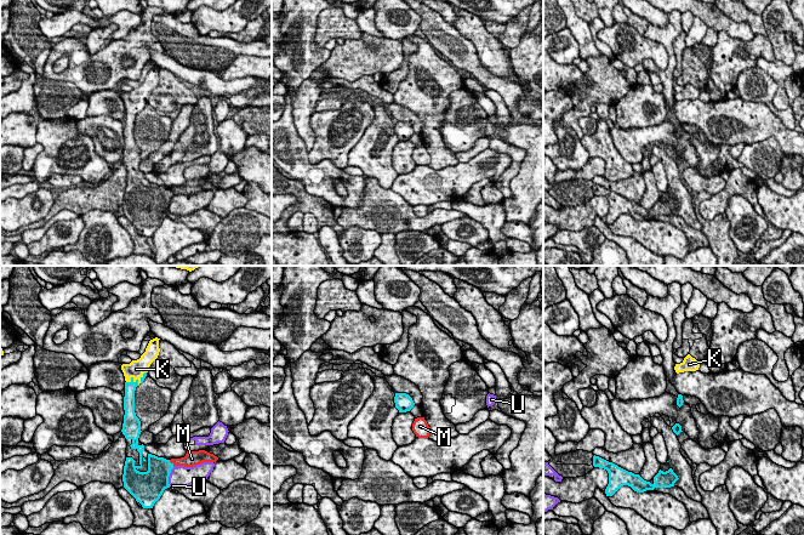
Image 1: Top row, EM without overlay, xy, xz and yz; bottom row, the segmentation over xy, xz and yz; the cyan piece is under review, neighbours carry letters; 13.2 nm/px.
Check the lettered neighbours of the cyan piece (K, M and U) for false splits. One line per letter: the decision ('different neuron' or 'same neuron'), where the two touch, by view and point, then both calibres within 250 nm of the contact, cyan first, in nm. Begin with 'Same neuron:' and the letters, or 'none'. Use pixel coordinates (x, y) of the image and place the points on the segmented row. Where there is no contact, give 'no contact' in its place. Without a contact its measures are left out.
Same neuron: K
K: same neuron; meets cyan in xy at (136, 380); 160 nm thick on the cyan side, 240 nm on the other
M: different neuron; meets cyan in xy at (170, 462); 320 nm thick on the cyan side, 160 nm on the other
U: different neuron; meets cyan in xy at (169, 476); 360 nm thick on the cyan side, 280 nm on the other

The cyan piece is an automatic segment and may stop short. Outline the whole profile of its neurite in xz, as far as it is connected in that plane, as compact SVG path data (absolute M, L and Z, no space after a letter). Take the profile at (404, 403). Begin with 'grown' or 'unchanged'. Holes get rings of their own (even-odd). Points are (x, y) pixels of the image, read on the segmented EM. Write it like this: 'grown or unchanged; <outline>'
unchanged; M395 393L394 403L399 412L410 411L415 405L412 398L406 393Z

